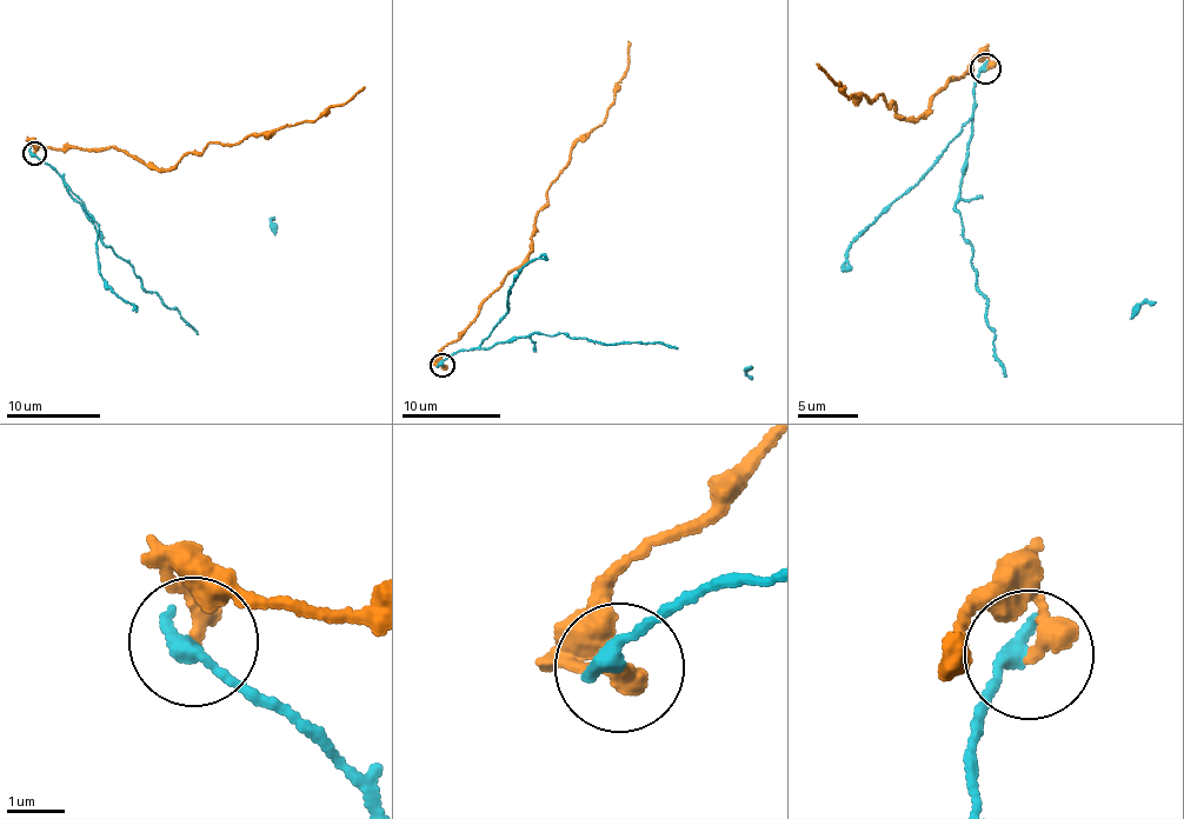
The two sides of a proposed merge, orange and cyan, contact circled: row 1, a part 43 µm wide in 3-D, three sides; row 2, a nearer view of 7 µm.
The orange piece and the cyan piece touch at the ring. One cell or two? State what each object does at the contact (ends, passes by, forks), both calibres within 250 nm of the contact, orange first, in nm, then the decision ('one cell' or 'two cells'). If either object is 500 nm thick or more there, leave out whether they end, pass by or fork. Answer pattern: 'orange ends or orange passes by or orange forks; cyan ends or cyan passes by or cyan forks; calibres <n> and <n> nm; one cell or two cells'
orange ends; cyan ends; calibres 360 and 320 nm; two cells

